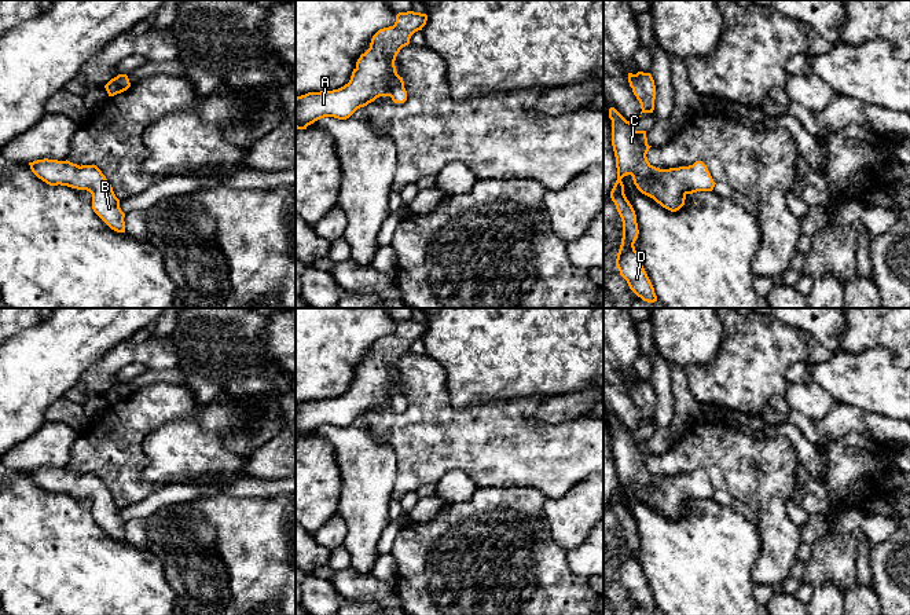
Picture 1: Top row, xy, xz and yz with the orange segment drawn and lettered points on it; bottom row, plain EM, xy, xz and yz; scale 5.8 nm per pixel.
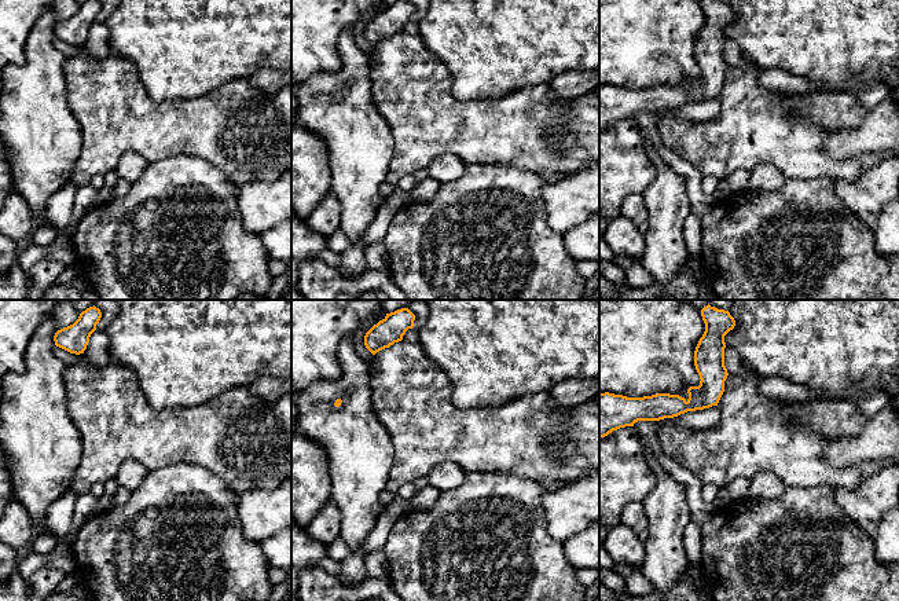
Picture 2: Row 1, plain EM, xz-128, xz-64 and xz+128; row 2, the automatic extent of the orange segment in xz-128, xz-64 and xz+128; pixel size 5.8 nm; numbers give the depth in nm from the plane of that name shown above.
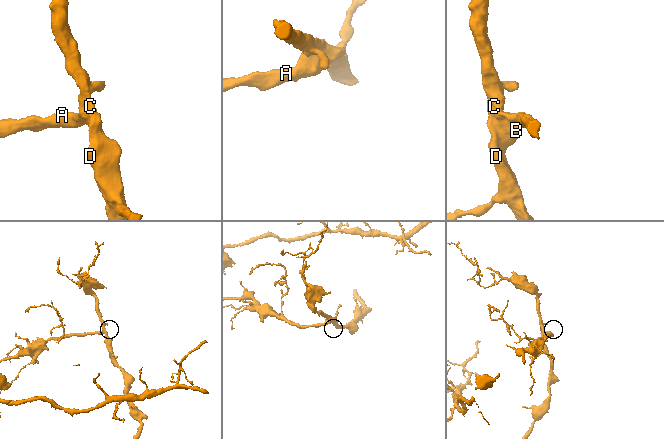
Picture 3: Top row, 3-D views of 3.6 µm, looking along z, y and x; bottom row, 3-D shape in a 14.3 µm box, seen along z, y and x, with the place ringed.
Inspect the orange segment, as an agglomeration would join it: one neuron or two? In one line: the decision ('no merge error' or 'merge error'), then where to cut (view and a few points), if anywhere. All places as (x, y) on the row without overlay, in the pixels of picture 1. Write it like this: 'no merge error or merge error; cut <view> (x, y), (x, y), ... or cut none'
no merge error; cut none

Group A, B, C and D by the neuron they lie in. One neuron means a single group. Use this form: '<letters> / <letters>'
A B C D

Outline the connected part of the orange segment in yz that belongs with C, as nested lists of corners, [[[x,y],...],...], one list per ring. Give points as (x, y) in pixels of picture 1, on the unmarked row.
[[[614,416],[609,417],[609,427],[612,428],[612,454],[617,476],[617,488],[610,499],[610,506],[623,530],[623,546],[616,574],[638,605],[654,611],[657,609],[654,596],[634,554],[639,542],[636,523],[624,502],[621,487],[631,483],[642,502],[671,520],[685,513],[687,502],[712,499],[716,491],[702,469],[669,477],[653,475],[646,465],[652,455],[647,453],[646,439],[635,439],[636,431],[627,429]]]

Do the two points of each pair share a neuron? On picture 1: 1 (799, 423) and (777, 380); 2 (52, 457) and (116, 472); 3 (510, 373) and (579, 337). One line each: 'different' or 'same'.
1: different
2: different
3: same

